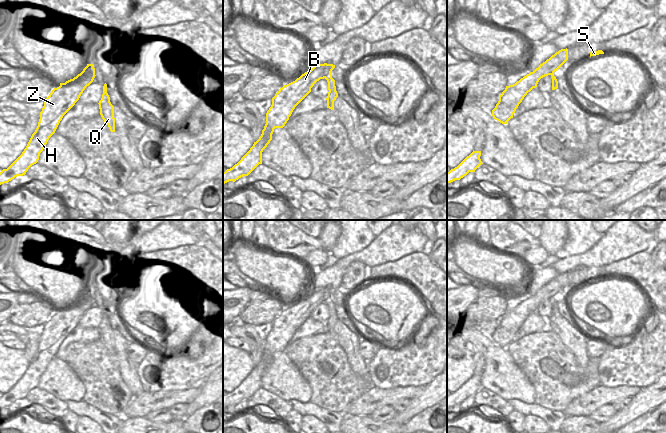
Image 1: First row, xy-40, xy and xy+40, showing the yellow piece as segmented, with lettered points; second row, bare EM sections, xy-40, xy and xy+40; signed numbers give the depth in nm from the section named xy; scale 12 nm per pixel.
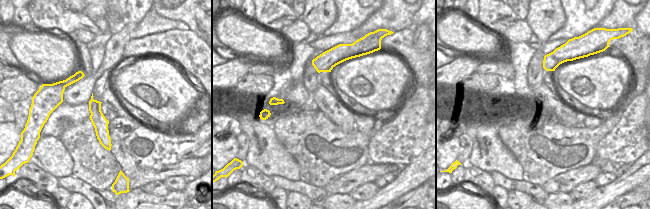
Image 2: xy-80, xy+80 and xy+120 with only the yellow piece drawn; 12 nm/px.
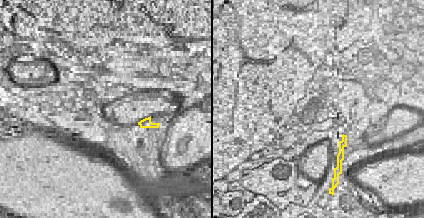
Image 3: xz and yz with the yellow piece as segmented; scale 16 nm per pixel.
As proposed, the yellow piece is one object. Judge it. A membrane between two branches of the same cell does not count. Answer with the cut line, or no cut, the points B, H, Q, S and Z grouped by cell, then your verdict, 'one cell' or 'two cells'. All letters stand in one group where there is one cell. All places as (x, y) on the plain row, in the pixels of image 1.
xy (330, 296), (324, 301) | B H S Z / Q | two cells

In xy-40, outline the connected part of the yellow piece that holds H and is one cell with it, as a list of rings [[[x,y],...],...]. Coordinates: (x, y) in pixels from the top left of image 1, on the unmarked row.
[[[87,288],[83,295],[73,303],[60,307],[44,324],[40,343],[22,378],[7,392],[0,396],[0,409],[8,407],[17,400],[23,400],[39,384],[49,362],[55,357],[63,340],[75,329],[81,318],[95,302],[93,288]]]

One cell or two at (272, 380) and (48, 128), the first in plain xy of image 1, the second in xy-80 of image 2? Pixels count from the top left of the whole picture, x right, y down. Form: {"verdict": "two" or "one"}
{"verdict": "two"}

